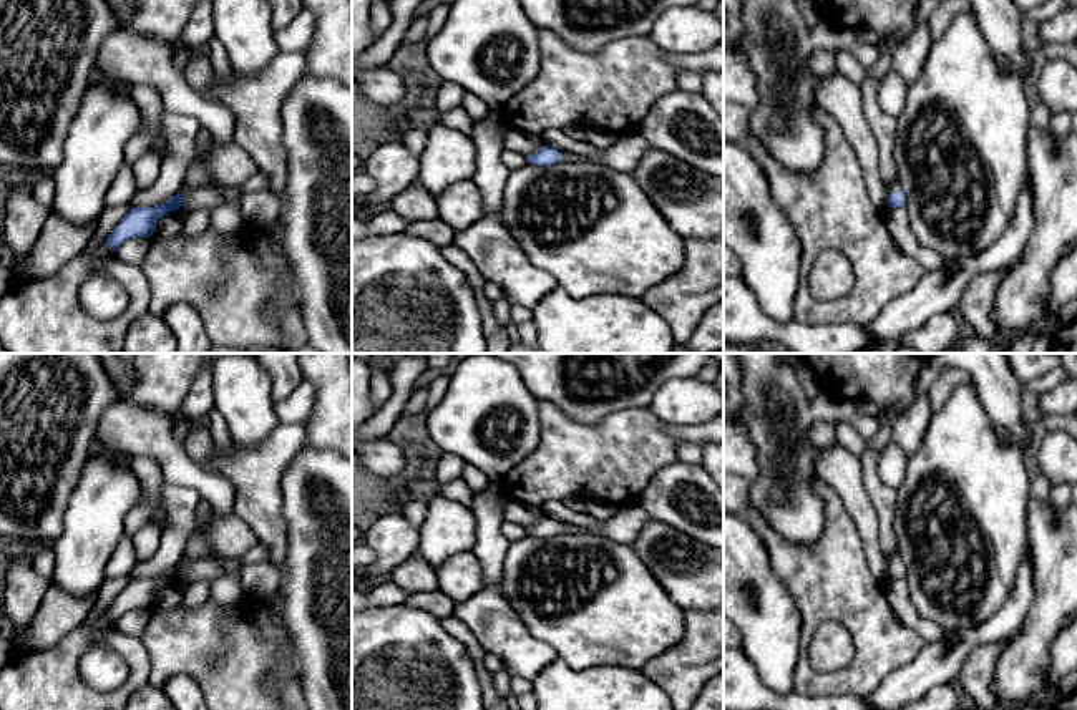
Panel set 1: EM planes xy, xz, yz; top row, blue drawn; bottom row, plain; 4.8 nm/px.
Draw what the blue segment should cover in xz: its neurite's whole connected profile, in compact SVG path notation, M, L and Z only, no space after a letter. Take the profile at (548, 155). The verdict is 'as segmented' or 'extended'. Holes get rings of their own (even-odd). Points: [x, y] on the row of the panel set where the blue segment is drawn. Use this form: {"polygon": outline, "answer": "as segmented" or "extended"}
{"polygon": "M549 144L543 146L539 151L526 156L529 164L551 166L554 163L569 163L579 159L576 154L568 151L559 151Z", "answer": "extended"}

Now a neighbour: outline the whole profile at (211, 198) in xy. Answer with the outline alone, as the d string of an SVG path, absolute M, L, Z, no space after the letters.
M196 187L179 191L181 194L181 207L192 211L196 207L216 209L222 202L222 191L217 187Z

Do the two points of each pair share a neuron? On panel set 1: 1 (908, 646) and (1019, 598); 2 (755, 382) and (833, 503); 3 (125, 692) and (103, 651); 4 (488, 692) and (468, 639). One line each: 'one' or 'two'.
1: two
2: two
3: two
4: one

